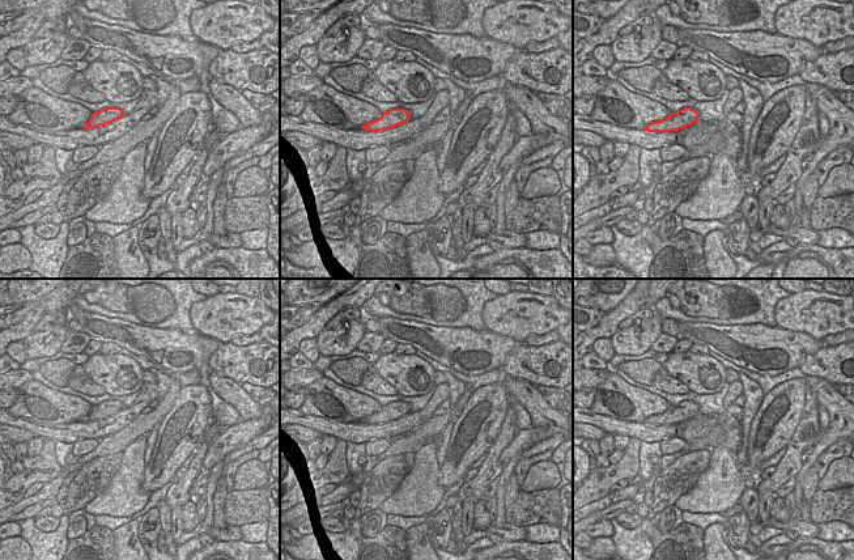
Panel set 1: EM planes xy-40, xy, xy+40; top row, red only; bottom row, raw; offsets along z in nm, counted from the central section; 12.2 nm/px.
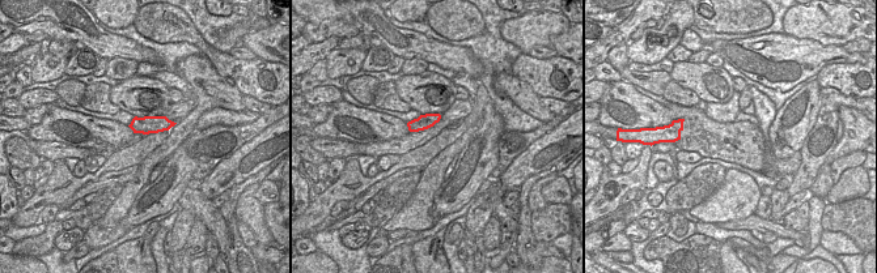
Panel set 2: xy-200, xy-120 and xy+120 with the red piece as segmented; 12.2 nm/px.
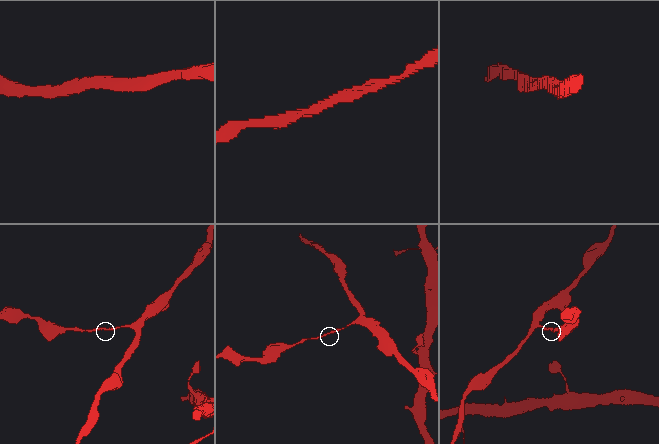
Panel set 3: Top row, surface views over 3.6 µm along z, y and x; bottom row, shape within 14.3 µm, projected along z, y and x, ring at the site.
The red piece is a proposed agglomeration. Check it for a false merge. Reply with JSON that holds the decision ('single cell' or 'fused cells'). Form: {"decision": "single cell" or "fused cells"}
{"decision": "single cell"}

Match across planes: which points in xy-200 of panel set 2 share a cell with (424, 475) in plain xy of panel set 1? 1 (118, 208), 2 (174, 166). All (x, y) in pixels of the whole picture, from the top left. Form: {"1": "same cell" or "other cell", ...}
{"1": "same cell", "2": "other cell"}

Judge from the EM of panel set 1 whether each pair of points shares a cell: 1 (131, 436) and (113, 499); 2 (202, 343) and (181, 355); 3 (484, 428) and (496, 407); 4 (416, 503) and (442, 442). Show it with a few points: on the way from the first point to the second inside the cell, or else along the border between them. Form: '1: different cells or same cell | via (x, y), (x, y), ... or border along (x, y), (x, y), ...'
1: different cells | border along (147, 433), (135, 438), (122, 452)
2: same cell | via (196, 347), (186, 351)
3: same cell | via (484, 423), (484, 419), (491, 412)
4: different cells | border along (432, 440), (436, 445), (436, 459), (440, 466)

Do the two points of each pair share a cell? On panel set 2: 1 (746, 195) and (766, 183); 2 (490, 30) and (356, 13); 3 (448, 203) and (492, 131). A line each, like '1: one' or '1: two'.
1: two
2: two
3: one

